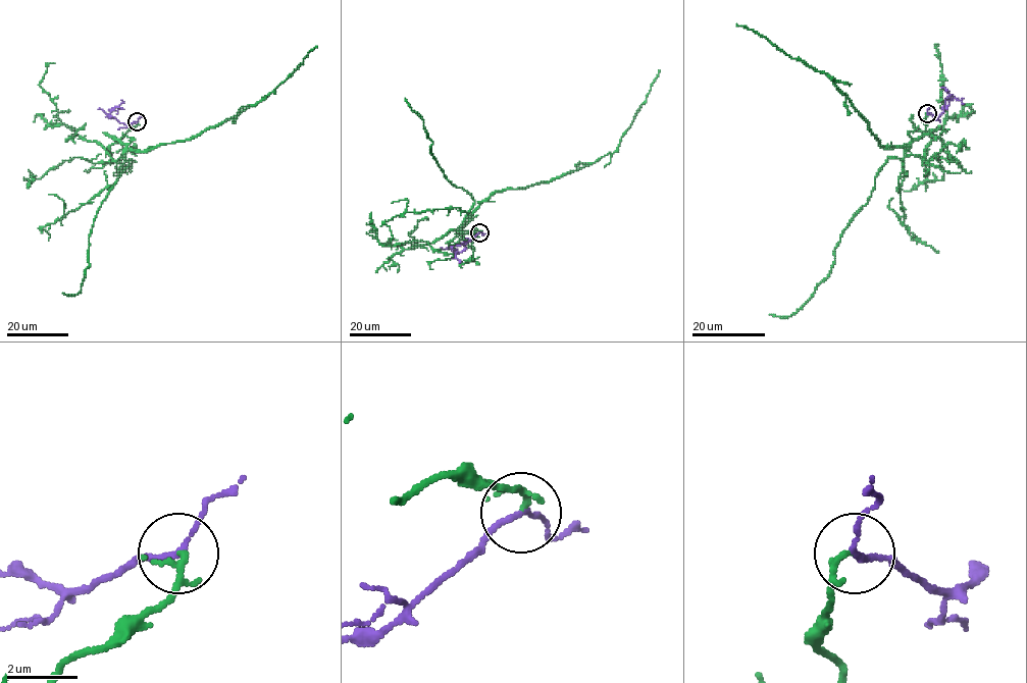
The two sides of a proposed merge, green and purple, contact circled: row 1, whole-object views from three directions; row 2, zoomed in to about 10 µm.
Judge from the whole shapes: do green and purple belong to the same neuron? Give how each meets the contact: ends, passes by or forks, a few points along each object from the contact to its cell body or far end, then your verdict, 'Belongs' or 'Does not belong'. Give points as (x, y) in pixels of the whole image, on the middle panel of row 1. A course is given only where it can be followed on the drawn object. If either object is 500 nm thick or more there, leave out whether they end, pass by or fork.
At the ring green passes by. At the ring purple passes by. Course of green: (479, 232), (474, 229), (463, 232), (463, 224), (496, 192), (548, 182), (612, 154), (646, 101), (659, 69). Course of purple: (479, 232), (468, 242), (452, 249), (457, 253), (465, 250), (465, 245). Belongs

